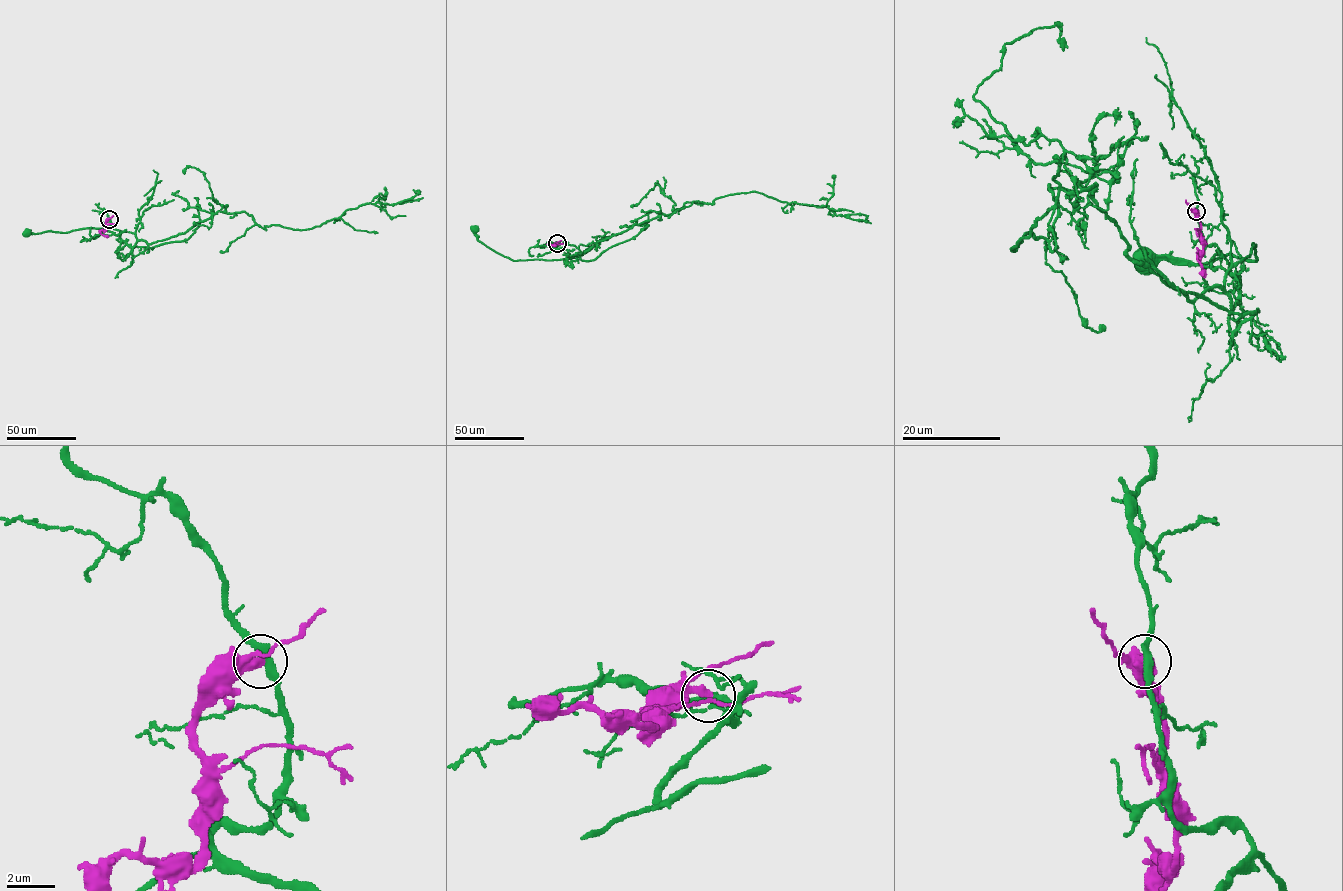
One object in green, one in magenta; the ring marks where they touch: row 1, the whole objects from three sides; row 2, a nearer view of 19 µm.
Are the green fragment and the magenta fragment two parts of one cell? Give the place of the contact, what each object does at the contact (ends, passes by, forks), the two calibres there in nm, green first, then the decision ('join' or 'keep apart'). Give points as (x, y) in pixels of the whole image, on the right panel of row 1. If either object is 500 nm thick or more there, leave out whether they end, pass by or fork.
(1196, 211) | green passes by | magenta ends | 340/360 nm | keep apart

